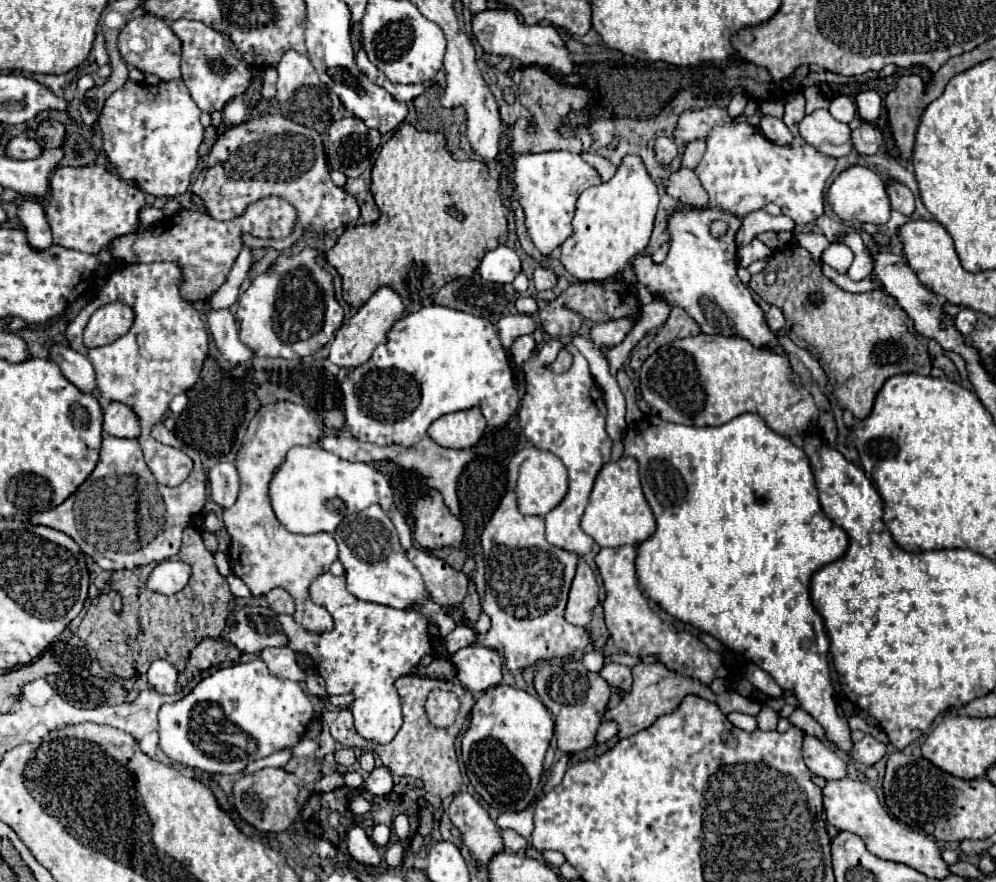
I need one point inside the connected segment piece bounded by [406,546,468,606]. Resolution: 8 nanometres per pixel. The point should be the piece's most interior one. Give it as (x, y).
(445, 586)

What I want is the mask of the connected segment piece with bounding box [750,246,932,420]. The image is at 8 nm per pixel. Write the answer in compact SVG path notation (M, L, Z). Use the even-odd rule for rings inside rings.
M788 246L774 254L768 260L768 270L776 272L776 282L766 284L764 276L756 274L750 280L750 288L784 312L784 336L806 348L820 362L834 384L838 406L850 410L856 420L864 420L870 414L872 402L886 378L902 372L930 374L928 340L914 330L910 316L884 290L850 294L838 288L822 276L820 266L802 246ZM808 274L818 276L812 278Z

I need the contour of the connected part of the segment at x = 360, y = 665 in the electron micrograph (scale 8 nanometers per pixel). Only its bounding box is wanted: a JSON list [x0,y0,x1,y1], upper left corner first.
[278,572,432,744]

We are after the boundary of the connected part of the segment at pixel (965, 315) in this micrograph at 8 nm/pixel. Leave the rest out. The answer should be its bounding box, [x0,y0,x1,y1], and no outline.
[954,310,976,336]

